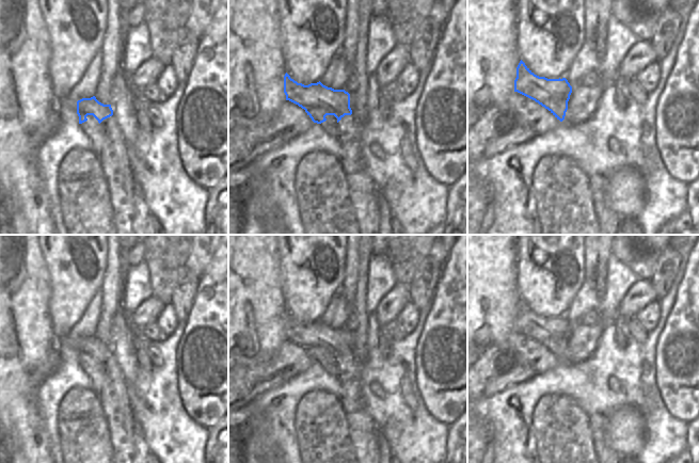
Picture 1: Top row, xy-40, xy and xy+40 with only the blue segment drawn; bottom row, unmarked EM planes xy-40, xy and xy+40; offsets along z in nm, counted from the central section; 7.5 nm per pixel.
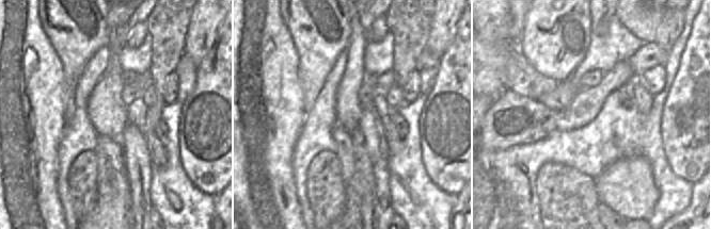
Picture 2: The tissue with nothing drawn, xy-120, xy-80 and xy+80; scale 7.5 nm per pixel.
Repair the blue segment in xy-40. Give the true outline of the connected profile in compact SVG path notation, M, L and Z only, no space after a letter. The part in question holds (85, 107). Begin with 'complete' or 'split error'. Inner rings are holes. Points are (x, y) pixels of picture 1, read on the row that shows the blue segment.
split error; M95 96L77 101L79 124L93 115L105 131L105 144L98 156L109 187L113 223L117 235L134 235L134 180L128 163L128 154L124 138L117 127L111 105L99 102Z

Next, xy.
split error; M286 73L284 93L289 100L305 110L314 123L321 124L327 115L337 118L337 139L341 144L339 163L348 182L350 202L361 235L378 235L380 212L378 191L363 165L361 155L361 124L350 108L350 94L334 90L320 81L304 85Z

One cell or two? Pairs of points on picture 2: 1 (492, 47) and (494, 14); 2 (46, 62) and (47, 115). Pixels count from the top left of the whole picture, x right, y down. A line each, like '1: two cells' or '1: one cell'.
1: one cell
2: one cell

